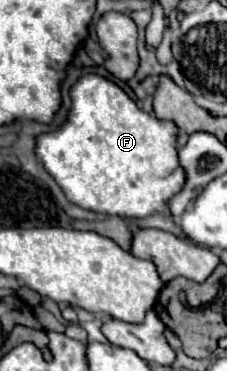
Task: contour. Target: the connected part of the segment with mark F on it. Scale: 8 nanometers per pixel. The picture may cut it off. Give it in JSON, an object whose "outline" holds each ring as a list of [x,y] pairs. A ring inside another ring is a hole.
{"outline":[[[97,74],[81,76],[69,94],[73,106],[65,126],[37,138],[37,156],[45,170],[57,180],[65,196],[85,210],[121,218],[147,218],[153,212],[167,212],[169,200],[185,186],[185,172],[181,172],[175,146],[177,126],[143,112],[117,84]]]}

